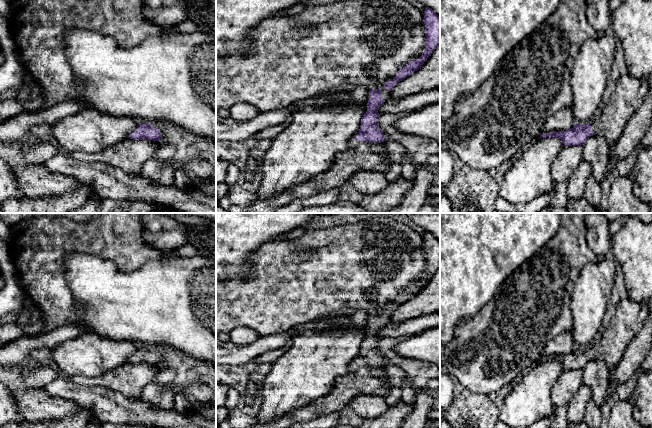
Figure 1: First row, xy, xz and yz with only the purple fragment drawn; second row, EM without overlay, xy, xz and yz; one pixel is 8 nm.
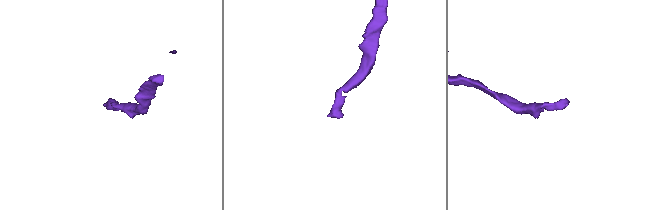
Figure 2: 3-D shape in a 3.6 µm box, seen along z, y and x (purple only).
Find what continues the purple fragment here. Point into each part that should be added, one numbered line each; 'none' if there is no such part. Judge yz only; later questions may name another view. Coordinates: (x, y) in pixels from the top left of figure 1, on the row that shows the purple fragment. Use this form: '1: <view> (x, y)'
1: yz (630, 92)

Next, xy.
none

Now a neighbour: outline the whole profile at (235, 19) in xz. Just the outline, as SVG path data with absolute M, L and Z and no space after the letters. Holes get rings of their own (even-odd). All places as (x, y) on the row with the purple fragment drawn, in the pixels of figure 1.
M216 0L216 56L229 57L245 54L252 48L251 31L264 19L287 10L294 5L303 5L306 0Z

